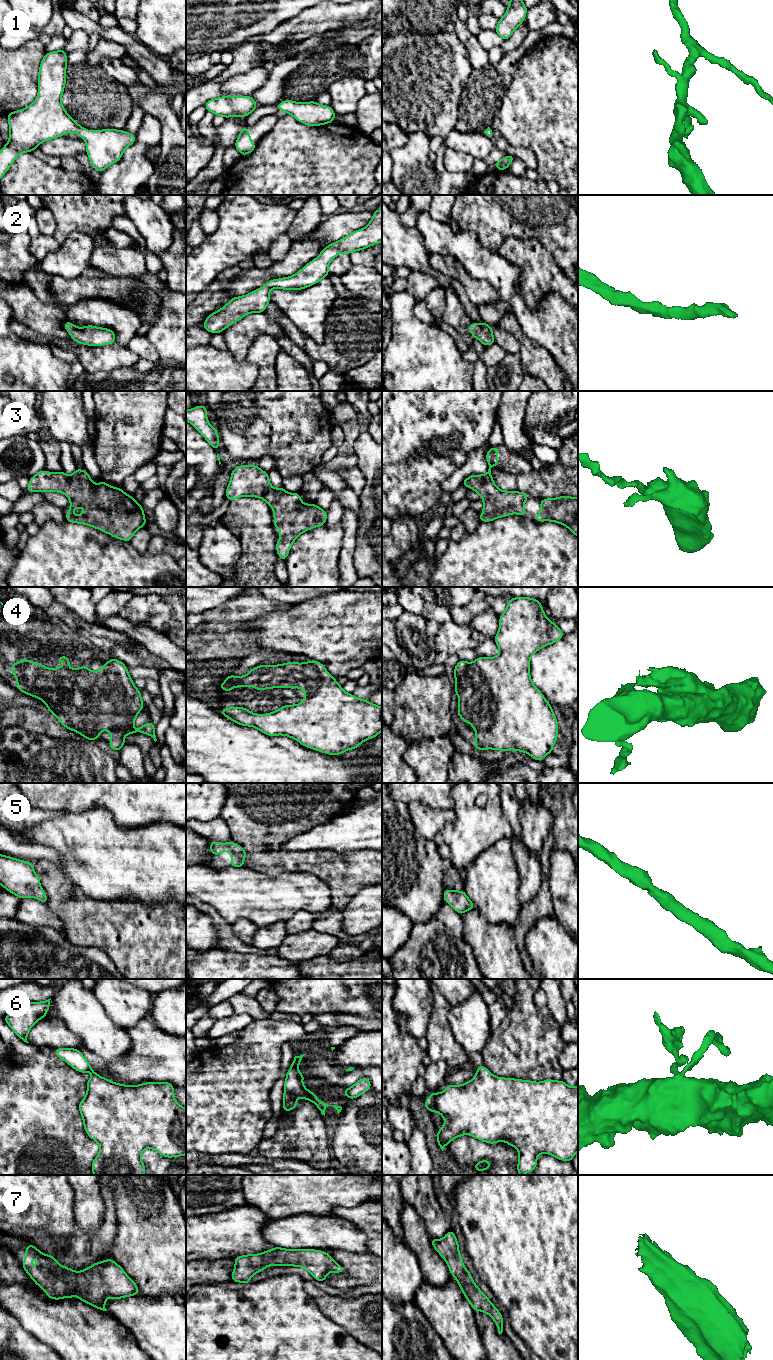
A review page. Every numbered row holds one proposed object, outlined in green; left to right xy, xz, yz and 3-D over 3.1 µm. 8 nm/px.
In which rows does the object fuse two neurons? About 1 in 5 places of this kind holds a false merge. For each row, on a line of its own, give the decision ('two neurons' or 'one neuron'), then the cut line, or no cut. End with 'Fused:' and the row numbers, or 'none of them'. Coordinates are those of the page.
1: one neuron | no cut
2: one neuron | no cut
3: one neuron | no cut
4: one neuron | no cut
5: one neuron | no cut
6: one neuron | no cut
7: one neuron | no cut
Fused: none of them

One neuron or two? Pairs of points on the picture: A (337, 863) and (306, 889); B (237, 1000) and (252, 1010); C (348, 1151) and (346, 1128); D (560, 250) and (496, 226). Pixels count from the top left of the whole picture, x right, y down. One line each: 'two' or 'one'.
A: two
B: one
C: one
D: one

